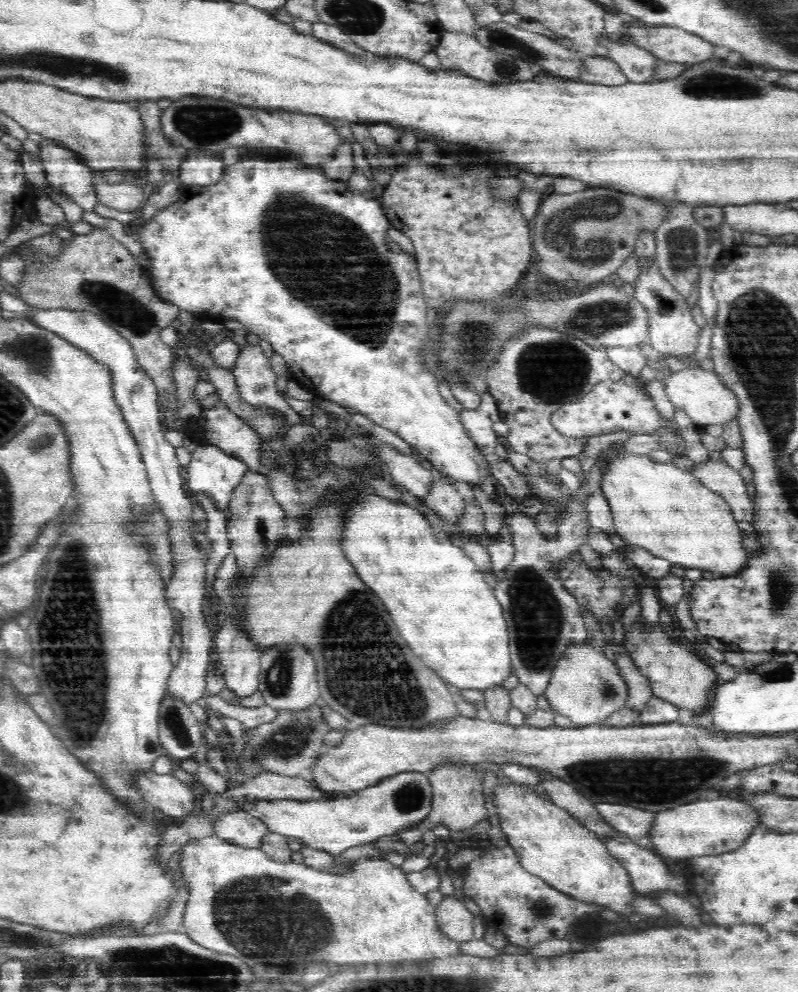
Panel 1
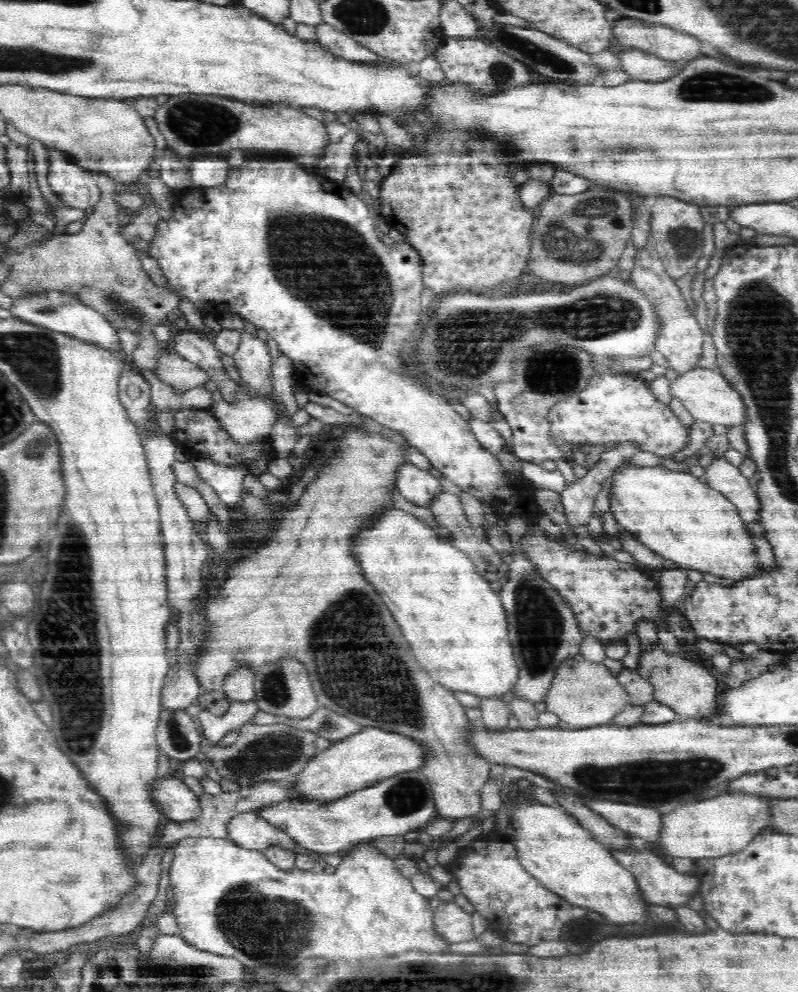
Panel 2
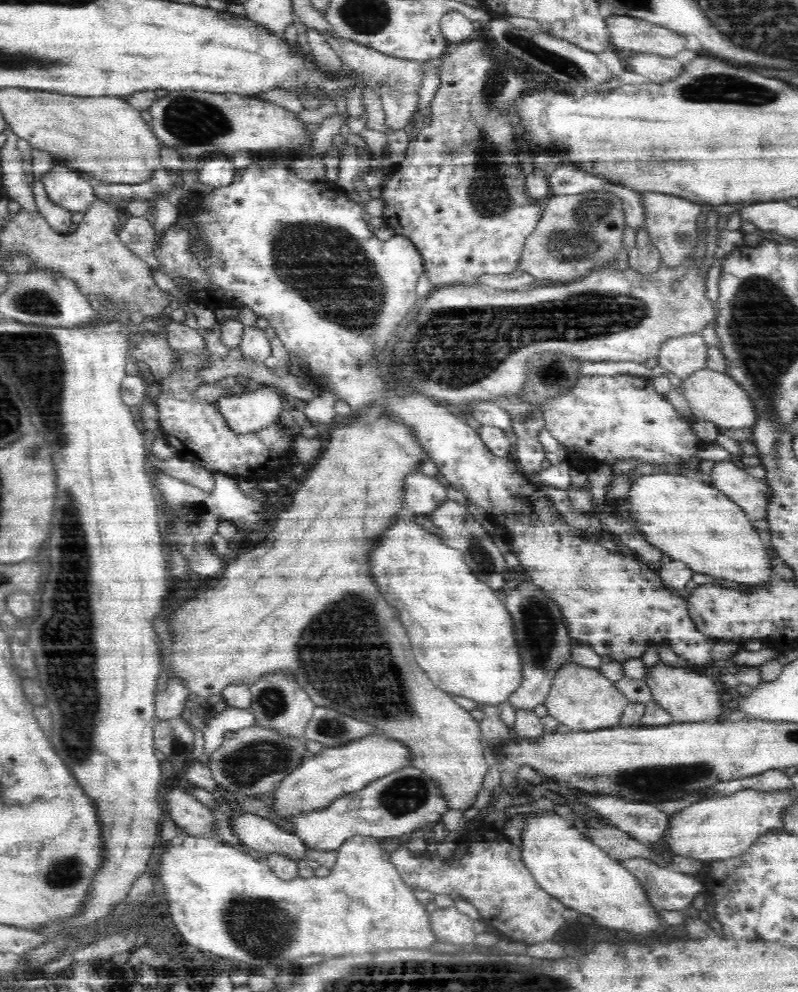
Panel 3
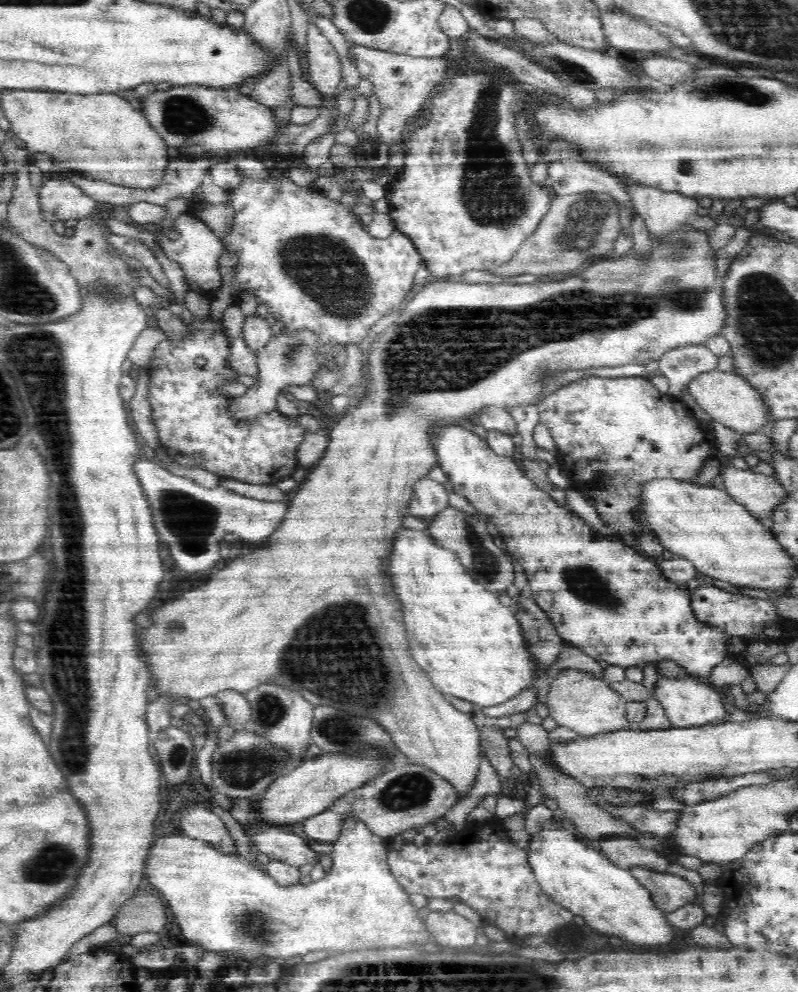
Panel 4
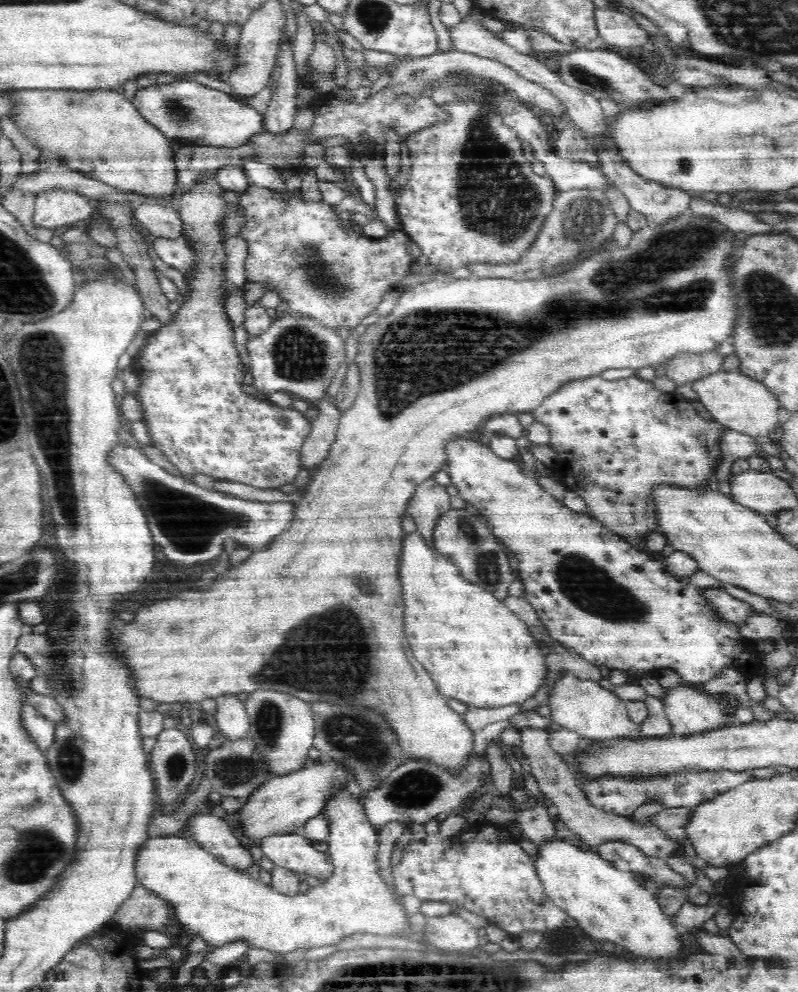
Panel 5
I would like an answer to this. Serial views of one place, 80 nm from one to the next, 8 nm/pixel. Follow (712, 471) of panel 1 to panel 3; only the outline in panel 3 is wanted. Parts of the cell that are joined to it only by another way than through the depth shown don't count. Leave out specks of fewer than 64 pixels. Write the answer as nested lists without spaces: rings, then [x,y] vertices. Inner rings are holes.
[[[730,461],[716,462],[711,477],[713,486],[744,508],[748,519],[767,519],[768,505],[776,495],[767,478],[755,478]]]

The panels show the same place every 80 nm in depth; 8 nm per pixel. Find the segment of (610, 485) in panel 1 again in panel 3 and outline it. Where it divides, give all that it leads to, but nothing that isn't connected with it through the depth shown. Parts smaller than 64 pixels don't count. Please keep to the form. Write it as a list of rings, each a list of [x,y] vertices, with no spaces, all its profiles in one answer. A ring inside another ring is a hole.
[[[654,473],[638,477],[631,486],[631,502],[627,518],[645,539],[662,553],[674,560],[683,560],[695,572],[716,576],[716,579],[728,580],[757,587],[772,582],[774,560],[778,560],[774,547],[760,538],[760,532],[748,519],[748,515],[736,501],[730,500],[718,487],[704,483],[692,477],[682,477],[674,473]]]

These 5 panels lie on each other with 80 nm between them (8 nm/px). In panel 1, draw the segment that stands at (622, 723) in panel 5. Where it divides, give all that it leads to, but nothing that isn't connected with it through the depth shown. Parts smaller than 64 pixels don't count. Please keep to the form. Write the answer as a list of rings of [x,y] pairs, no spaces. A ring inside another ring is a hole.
[[[585,642],[584,645],[568,649],[553,670],[552,678],[545,692],[550,709],[568,718],[574,727],[603,724],[610,716],[625,708],[628,700],[628,687],[615,663],[604,654],[595,652]]]

